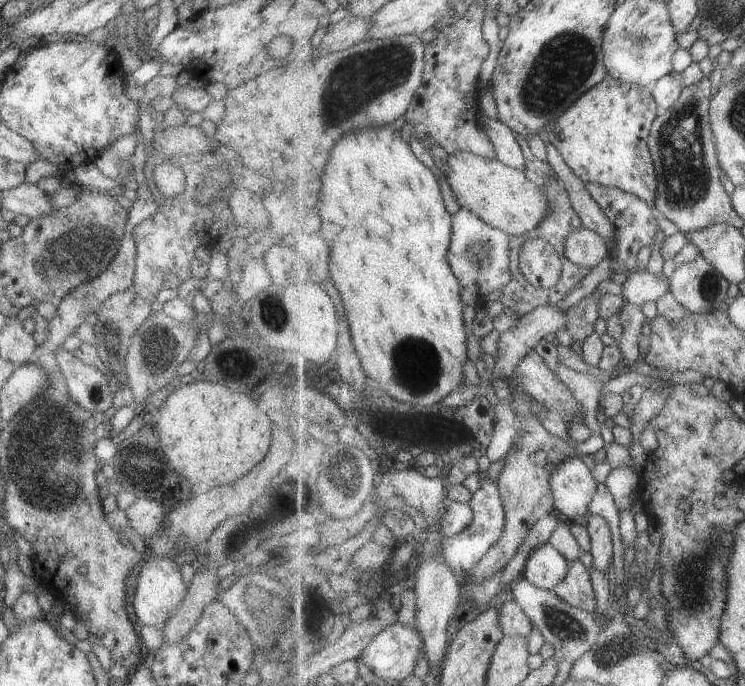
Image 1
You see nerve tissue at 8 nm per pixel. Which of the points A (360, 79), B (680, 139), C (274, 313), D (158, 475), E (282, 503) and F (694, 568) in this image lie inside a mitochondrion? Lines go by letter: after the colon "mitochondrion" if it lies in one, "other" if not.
A: mitochondrion
B: mitochondrion
C: mitochondrion
D: other
E: mitochondrion
F: mitochondrion

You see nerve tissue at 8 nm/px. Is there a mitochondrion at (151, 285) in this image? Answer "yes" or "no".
no

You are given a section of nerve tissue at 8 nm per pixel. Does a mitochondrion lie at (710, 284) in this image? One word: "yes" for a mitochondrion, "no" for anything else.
yes

